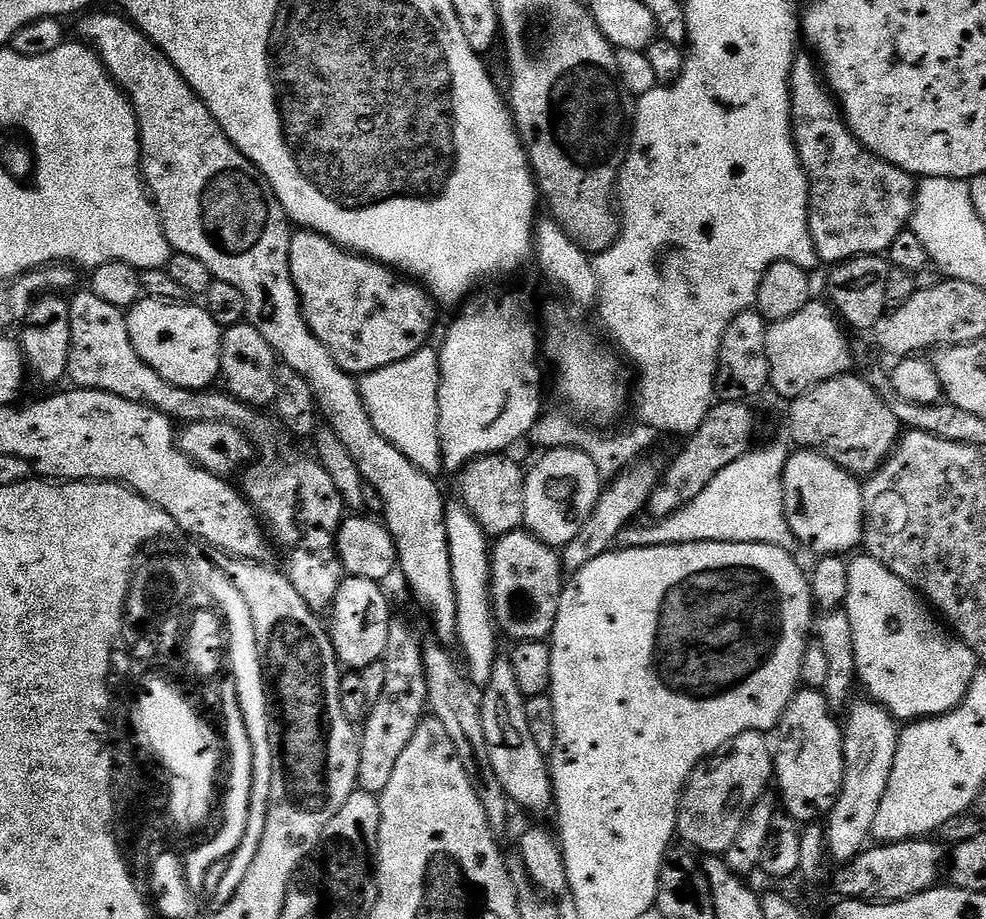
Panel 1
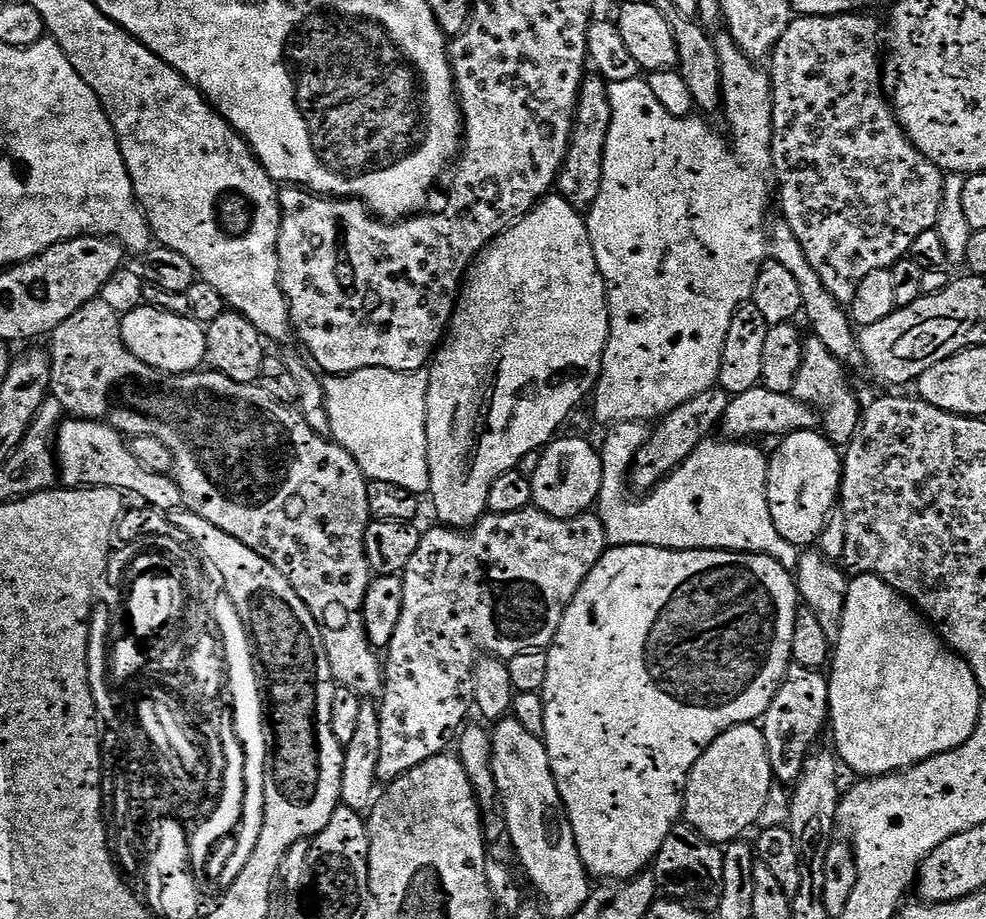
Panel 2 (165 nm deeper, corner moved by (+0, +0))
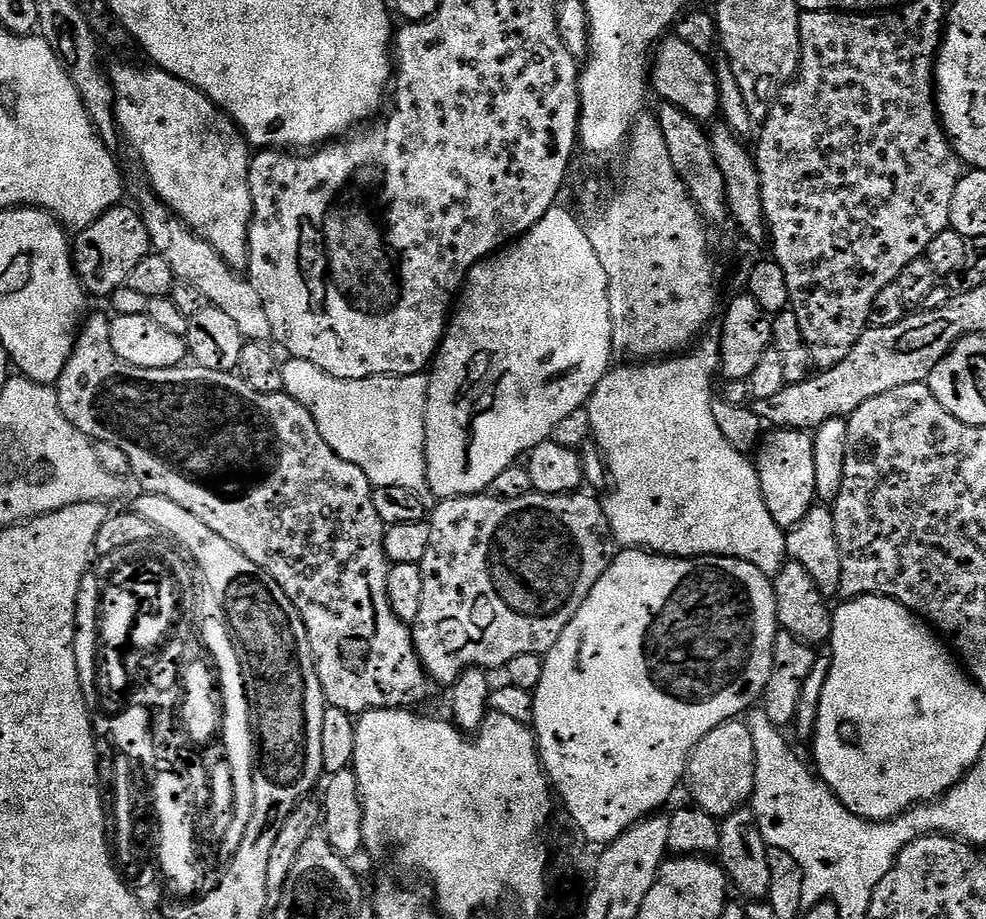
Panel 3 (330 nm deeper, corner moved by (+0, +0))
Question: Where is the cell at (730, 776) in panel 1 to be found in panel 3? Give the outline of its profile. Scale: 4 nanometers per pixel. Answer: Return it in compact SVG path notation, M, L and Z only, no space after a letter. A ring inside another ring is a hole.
M739 719L727 720L720 724L692 751L688 759L686 773L686 788L692 791L695 807L711 816L723 818L739 808L745 807L751 801L754 790L754 772L756 759L754 758L754 738L750 738L747 723Z

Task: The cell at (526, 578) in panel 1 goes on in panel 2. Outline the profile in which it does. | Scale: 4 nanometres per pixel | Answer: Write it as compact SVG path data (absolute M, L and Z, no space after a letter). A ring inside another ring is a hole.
M529 506L522 510L514 510L510 514L488 512L467 530L449 528L447 526L435 527L421 535L418 542L418 550L414 550L414 555L411 556L410 562L406 562L404 567L402 573L402 614L398 617L398 626L394 630L394 638L390 638L386 649L388 660L386 656L383 661L384 687L378 700L380 710L378 731L382 739L380 752L378 753L378 774L376 779L384 786L391 784L392 781L398 779L402 774L414 770L414 766L422 766L422 762L426 762L430 758L445 755L451 749L448 747L451 744L453 747L457 743L458 737L469 719L469 717L467 718L468 711L473 711L476 703L476 695L474 694L476 662L478 659L476 648L485 648L483 650L485 653L499 654L504 658L519 652L547 649L553 638L558 634L558 626L562 622L562 618L566 614L574 594L578 594L582 582L588 577L590 570L594 570L594 566L604 557L604 553L609 547L606 530L602 526L599 515L592 510L574 518L554 518L538 507ZM512 628L520 635L520 640L512 640Z

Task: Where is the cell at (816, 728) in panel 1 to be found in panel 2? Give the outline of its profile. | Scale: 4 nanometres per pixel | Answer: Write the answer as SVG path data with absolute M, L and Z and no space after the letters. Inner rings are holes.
M792 664L784 675L778 694L774 694L774 702L770 702L762 717L772 774L781 785L795 785L796 779L802 774L802 768L806 766L808 755L821 743L820 735L823 732L825 735L830 724L829 706L828 676L819 668L803 668Z

